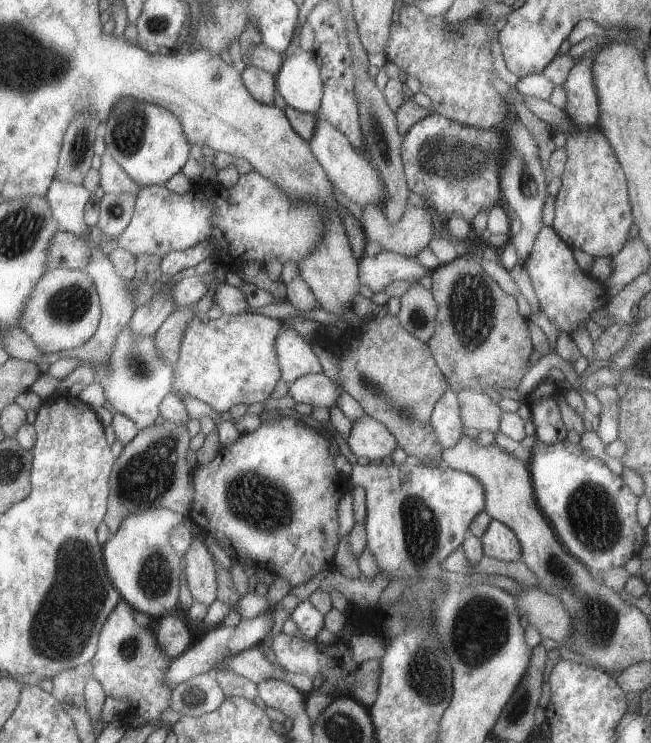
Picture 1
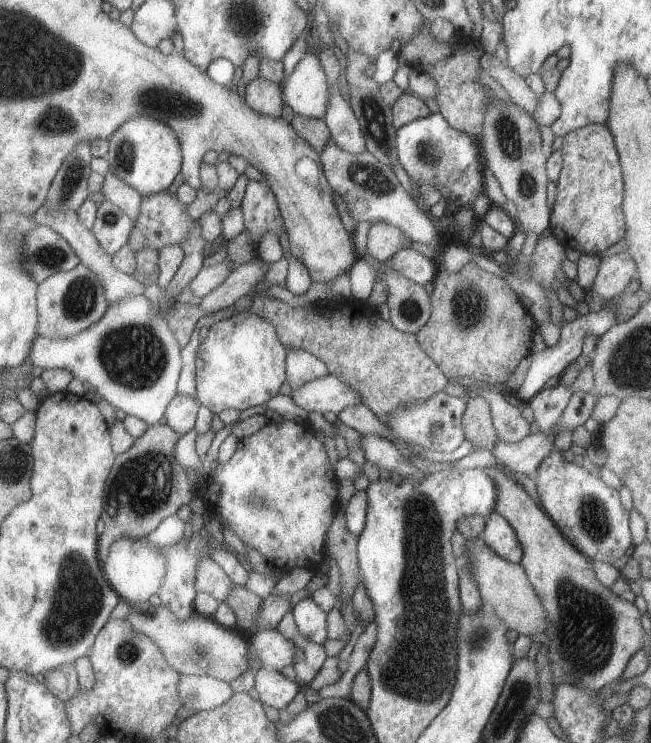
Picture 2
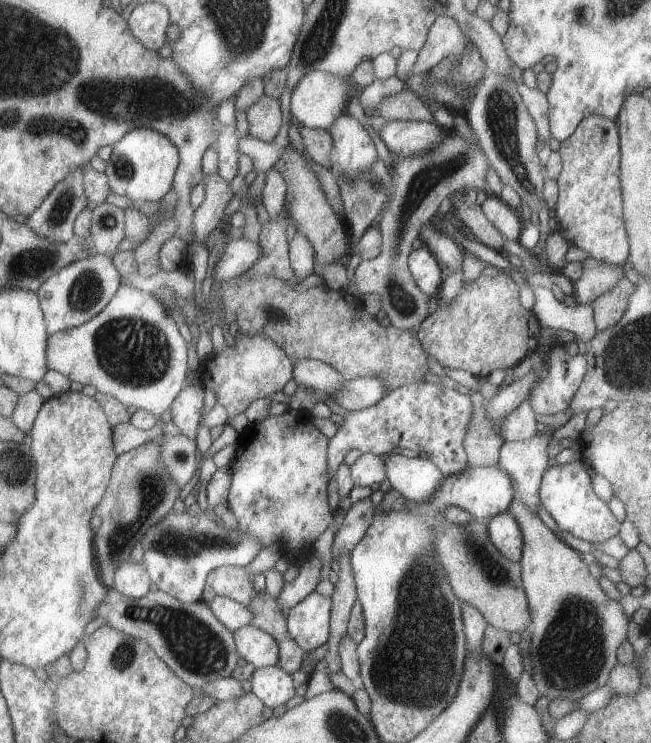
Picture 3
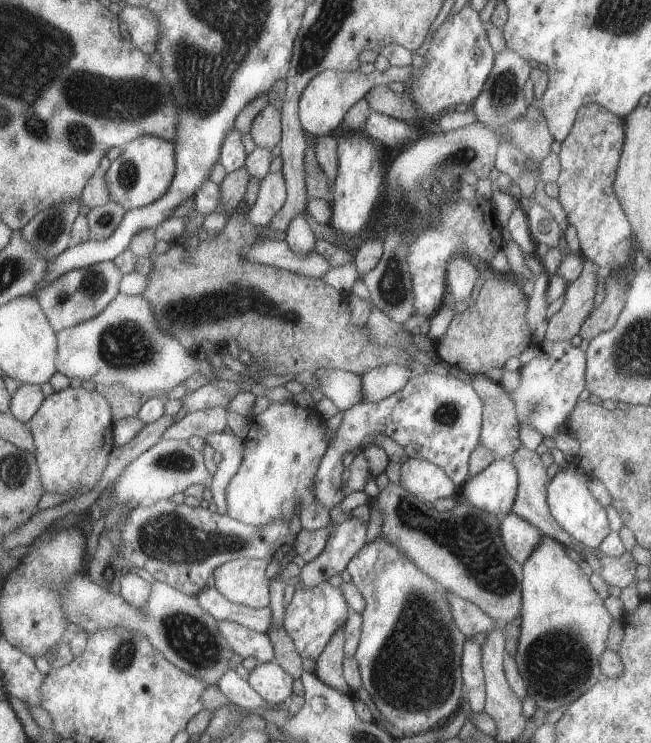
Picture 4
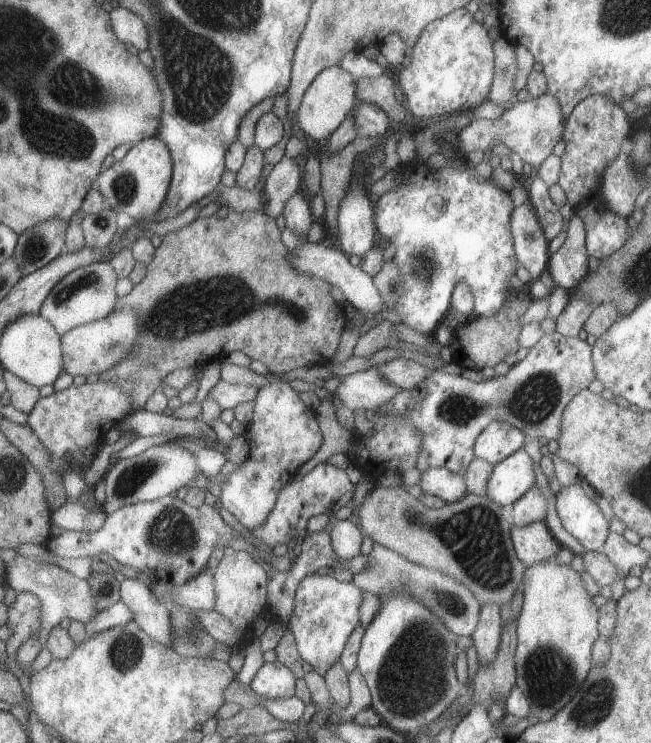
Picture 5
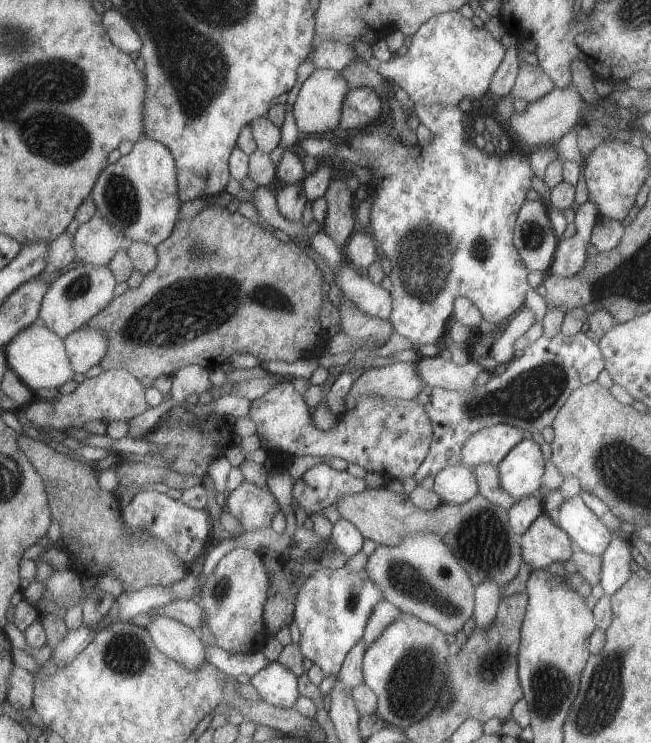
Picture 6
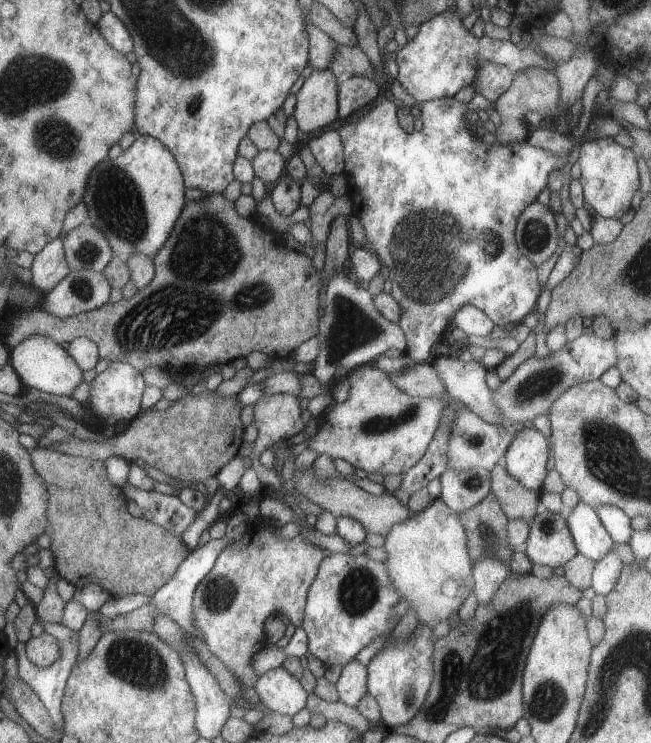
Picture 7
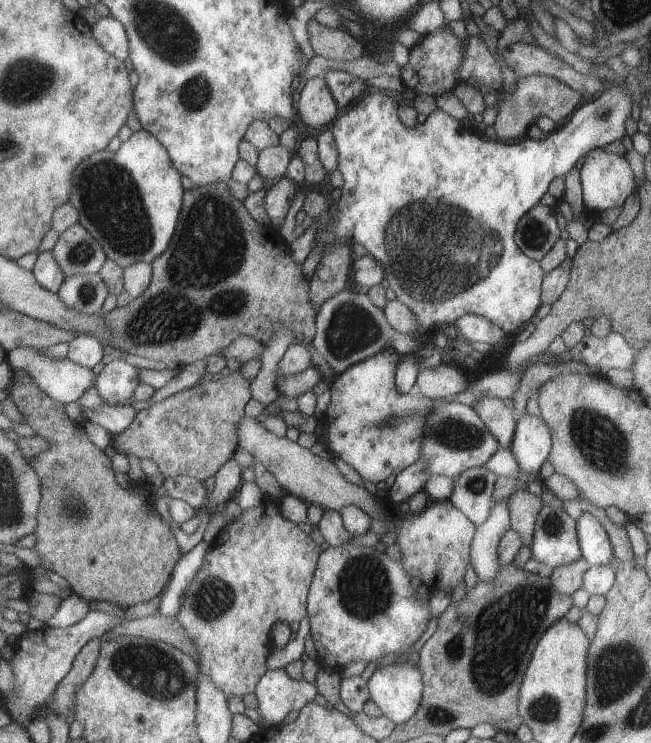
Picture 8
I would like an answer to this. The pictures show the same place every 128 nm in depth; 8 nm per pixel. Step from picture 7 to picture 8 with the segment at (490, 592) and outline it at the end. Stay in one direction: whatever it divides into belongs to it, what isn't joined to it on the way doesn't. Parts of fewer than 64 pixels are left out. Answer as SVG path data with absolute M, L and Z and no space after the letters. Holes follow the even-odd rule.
M508 501L493 504L484 524L478 525L471 542L471 564L480 582L490 582L502 570L498 560L500 539L511 528Z

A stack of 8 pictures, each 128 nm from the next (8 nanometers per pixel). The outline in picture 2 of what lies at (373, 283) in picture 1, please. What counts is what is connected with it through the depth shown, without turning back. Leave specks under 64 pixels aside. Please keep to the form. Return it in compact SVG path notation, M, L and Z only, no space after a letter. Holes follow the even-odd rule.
M400 249L386 262L394 271L424 287L437 276L436 264L413 249Z

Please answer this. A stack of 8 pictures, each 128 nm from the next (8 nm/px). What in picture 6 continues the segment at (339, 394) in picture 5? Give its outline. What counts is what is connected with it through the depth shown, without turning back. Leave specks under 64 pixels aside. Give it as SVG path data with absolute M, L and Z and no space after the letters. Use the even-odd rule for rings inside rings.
M415 362L394 364L367 369L350 386L349 393L358 396L382 396L389 399L412 401L424 388L422 378L416 372Z

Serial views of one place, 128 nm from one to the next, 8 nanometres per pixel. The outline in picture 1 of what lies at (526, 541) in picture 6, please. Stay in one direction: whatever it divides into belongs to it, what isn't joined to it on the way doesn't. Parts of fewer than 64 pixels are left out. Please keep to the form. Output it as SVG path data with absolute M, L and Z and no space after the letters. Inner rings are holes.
M493 519L482 536L483 554L500 561L521 561L522 548L516 534L504 522Z

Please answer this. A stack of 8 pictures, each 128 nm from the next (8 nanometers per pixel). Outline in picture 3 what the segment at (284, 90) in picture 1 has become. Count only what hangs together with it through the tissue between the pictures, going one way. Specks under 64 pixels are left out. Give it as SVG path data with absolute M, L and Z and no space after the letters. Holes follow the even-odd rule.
M313 71L297 83L292 92L291 116L299 126L330 130L333 123L347 111L347 105L355 91L360 89L351 78L343 78L324 71Z

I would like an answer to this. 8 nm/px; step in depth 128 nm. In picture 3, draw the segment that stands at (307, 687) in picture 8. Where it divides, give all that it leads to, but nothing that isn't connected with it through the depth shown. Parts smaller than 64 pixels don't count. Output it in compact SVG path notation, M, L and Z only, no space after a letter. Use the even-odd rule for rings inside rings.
M276 665L256 667L249 681L252 683L252 693L266 709L273 710L285 704L295 695L292 676Z

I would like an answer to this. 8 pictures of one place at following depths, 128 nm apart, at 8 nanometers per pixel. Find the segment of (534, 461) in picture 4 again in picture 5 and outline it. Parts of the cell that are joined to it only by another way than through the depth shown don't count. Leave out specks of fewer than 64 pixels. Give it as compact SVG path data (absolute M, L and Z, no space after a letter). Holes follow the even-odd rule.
M534 482L532 488L513 504L513 524L523 527L535 522L545 522L547 507L545 496Z

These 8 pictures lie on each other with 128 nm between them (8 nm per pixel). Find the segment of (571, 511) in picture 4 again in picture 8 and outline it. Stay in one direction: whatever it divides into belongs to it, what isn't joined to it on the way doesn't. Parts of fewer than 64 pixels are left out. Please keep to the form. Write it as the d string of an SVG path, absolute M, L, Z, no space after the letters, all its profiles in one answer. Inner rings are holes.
M590 512L582 513L582 516L576 520L576 530L582 556L590 566L618 563L604 526Z

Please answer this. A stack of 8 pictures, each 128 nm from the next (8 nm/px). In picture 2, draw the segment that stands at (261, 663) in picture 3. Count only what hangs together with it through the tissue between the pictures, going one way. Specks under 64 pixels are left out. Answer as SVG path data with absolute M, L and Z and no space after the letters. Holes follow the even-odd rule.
M260 629L247 637L249 650L260 659L263 667L270 666L281 671L287 665L293 664L295 654L294 644L286 640L275 629Z

